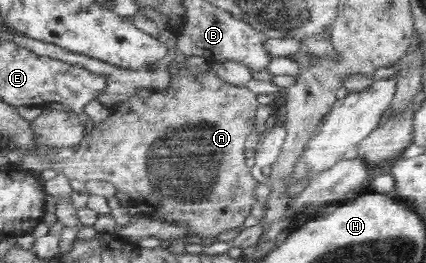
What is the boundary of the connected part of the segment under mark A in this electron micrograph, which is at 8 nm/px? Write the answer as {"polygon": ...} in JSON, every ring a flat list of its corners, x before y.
{"polygon":[[175,50,177,54,173,57,173,62,169,64,169,73,171,72,171,82,167,88,163,88,163,92,155,92,155,95,147,96,147,99,143,99,143,96,129,96,127,100,121,101,119,104,112,105,111,112,107,119,103,122,95,123,95,128,91,130,91,134,87,134,86,138,79,144,79,148,70,158,62,158,57,160,48,160,47,158,39,158,32,154,24,154,24,159,21,165,23,169,34,171,36,174,42,172,44,169,55,170,57,173,61,172,67,180,80,180,87,181,107,181,115,184,119,191,129,195,136,205,140,205,140,211,144,213,145,217,153,220,167,220,175,221,184,225,187,223,193,236,217,237,221,232,235,228,237,226,244,226,246,219,252,215,253,206,258,202,256,198,256,187,259,184,260,178,256,169,250,168,245,163,245,151,244,146,246,139,254,132,256,125,256,113,260,108,259,100,257,100,257,94,251,92,248,86,235,86,235,84,229,84,225,80,221,80,219,76,211,70,203,70,203,72,197,72,193,70,189,64,187,64,187,58,189,55,185,55,181,51]]}

